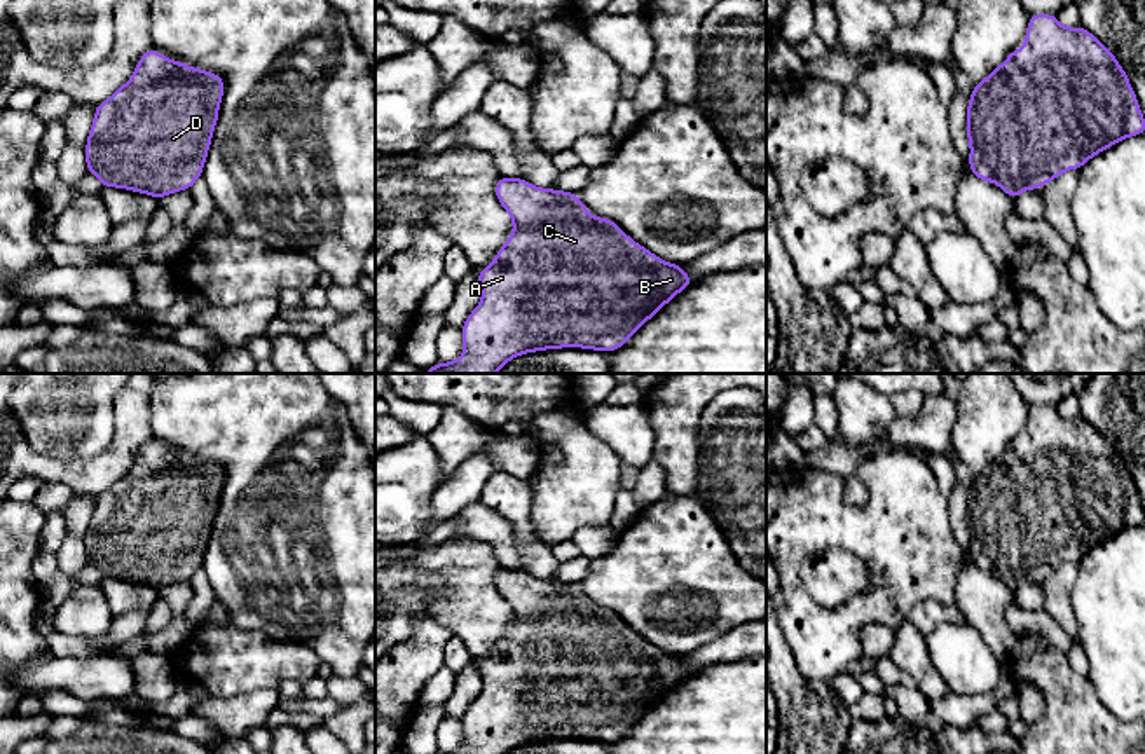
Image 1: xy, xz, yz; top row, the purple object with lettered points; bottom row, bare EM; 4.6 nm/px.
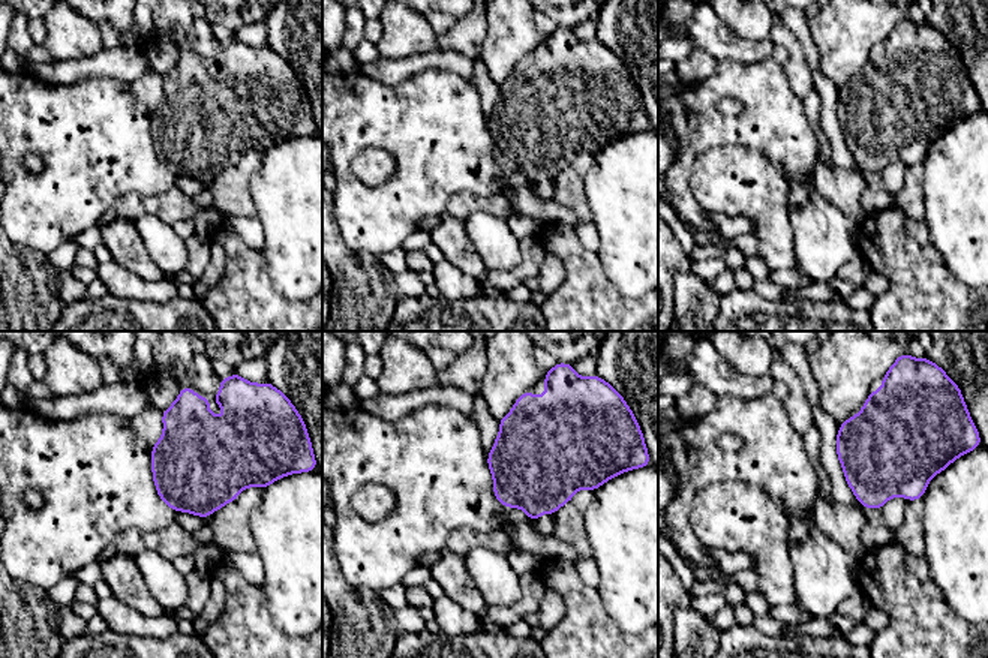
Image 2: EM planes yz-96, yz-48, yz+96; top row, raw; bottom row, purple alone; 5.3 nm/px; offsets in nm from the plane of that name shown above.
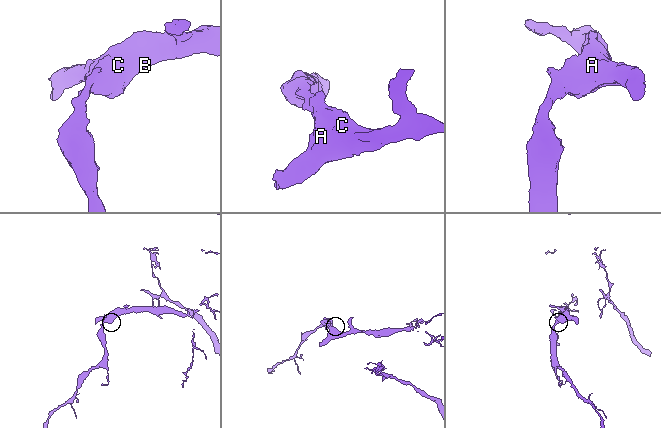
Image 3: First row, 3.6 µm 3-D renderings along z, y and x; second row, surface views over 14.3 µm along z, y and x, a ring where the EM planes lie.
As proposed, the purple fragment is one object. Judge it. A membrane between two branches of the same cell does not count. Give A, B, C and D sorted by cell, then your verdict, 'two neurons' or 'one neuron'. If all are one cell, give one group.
A B C D; one neuron

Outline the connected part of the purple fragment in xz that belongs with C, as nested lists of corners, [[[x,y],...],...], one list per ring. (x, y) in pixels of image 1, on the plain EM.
[[[501,567],[496,574],[496,588],[510,604],[515,621],[489,658],[477,661],[483,682],[482,693],[461,719],[464,747],[450,754],[508,754],[520,745],[560,738],[613,744],[693,672],[681,656],[663,653],[630,630],[613,611],[592,607],[572,583]]]

